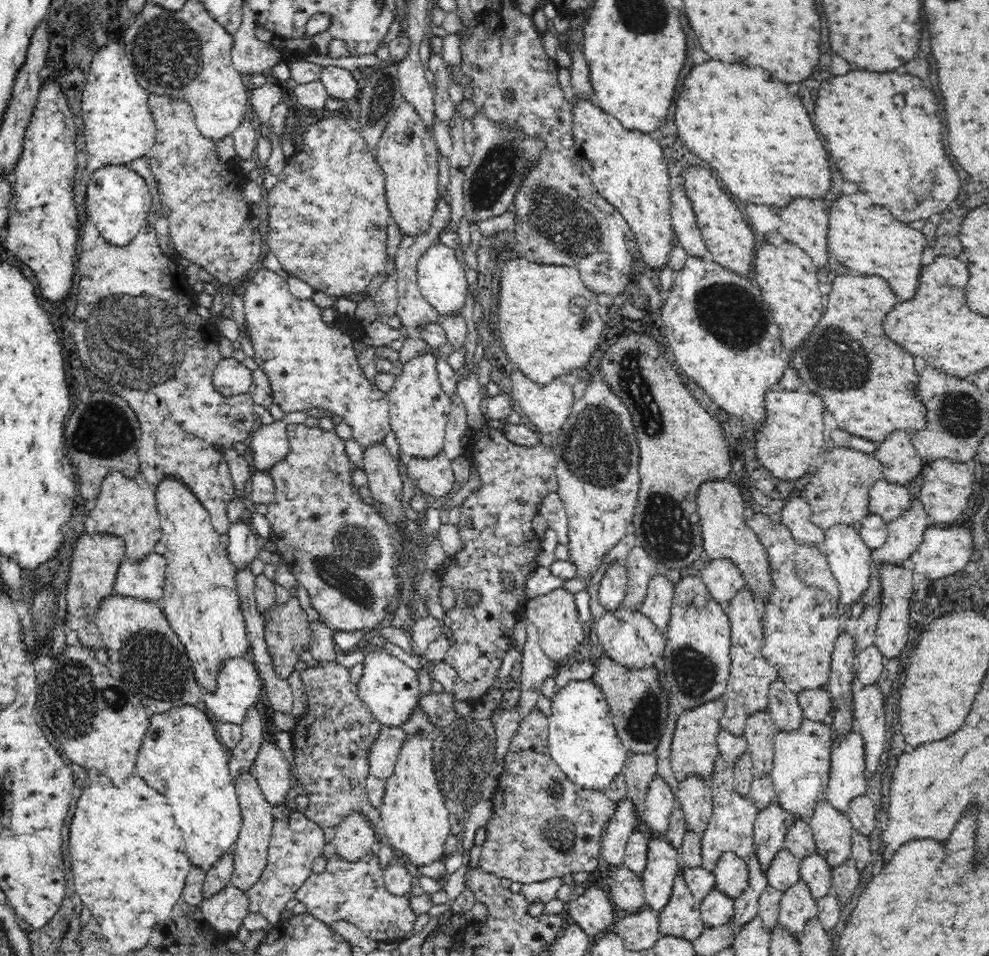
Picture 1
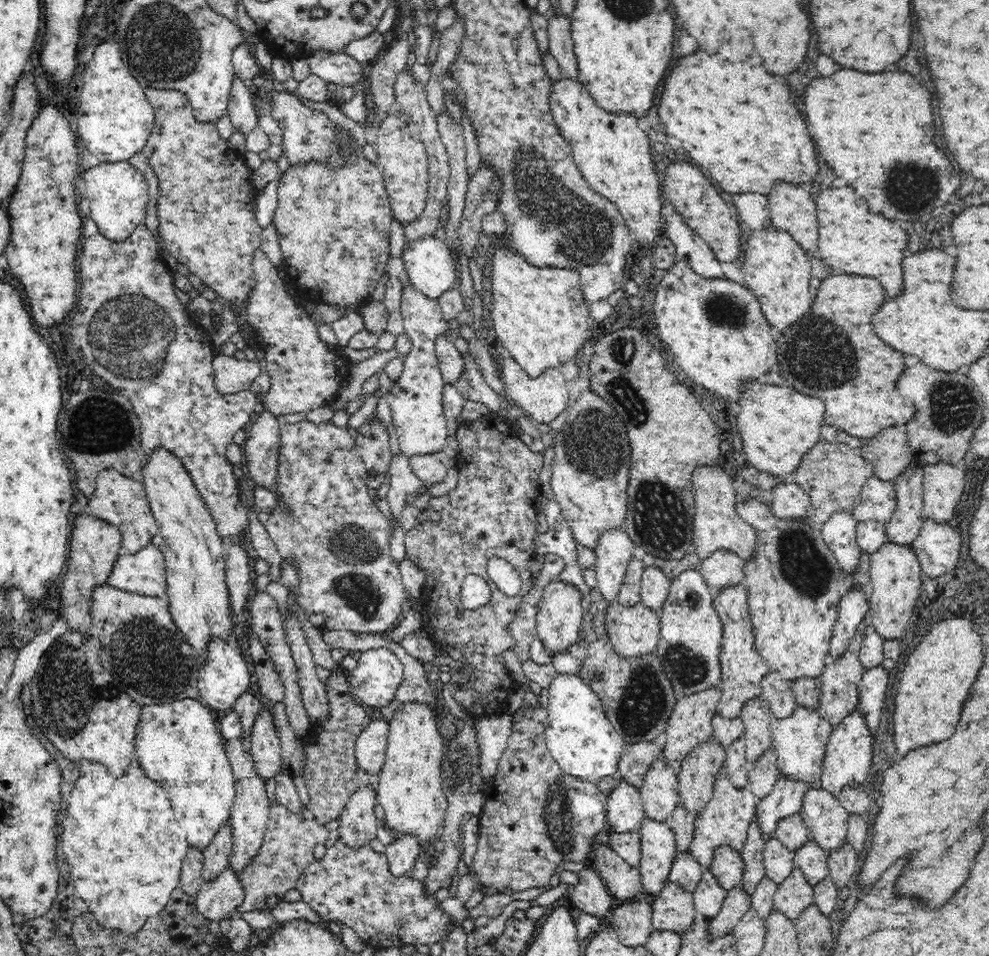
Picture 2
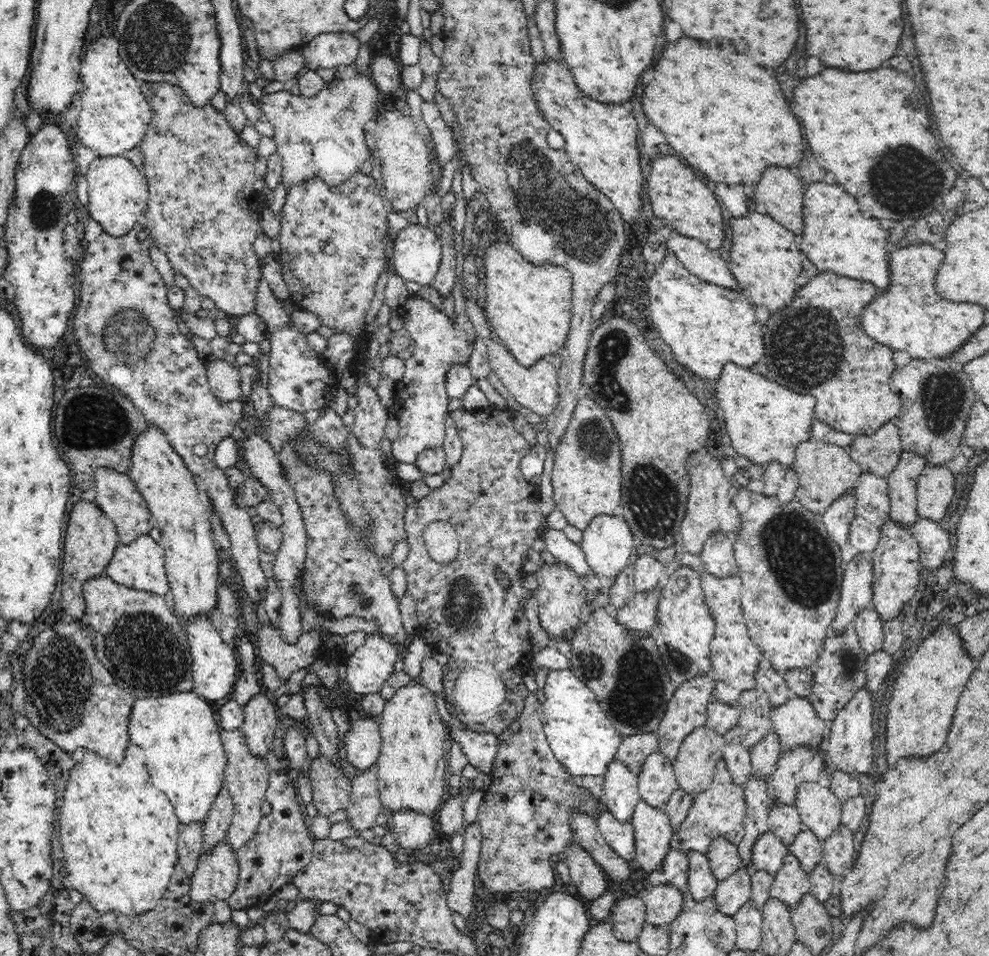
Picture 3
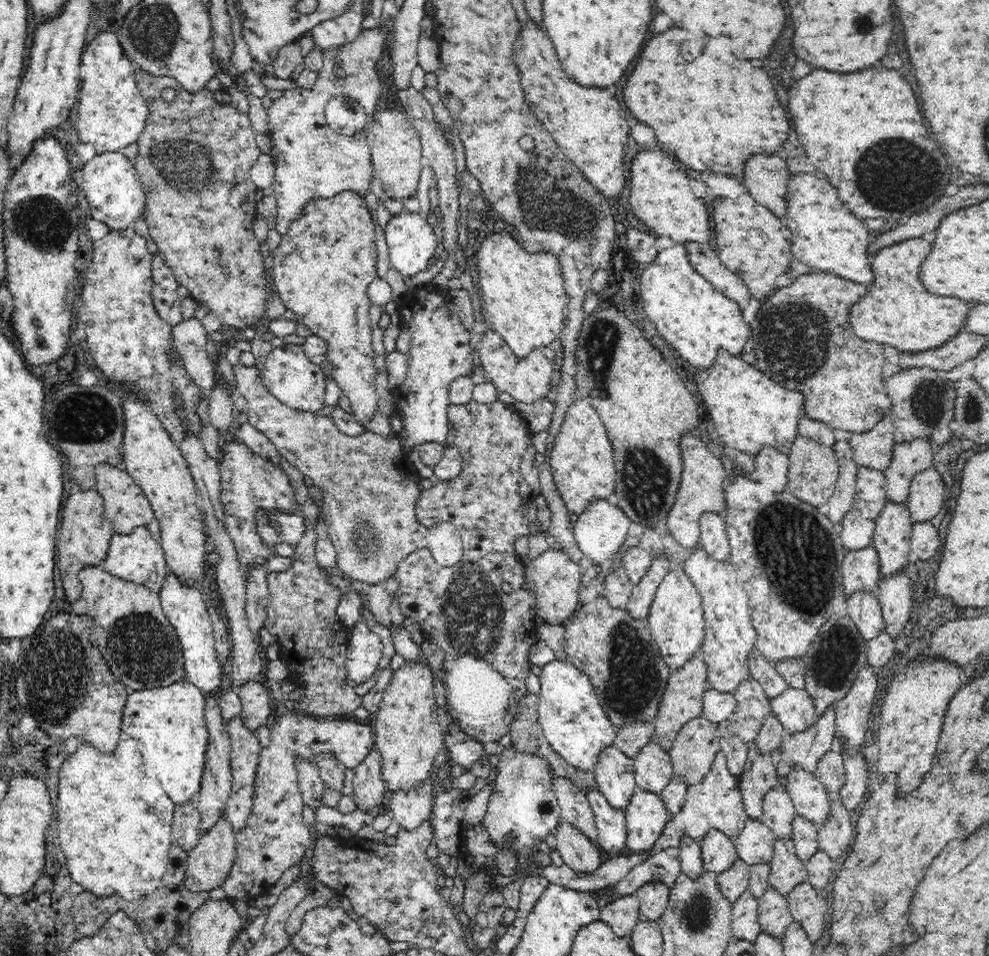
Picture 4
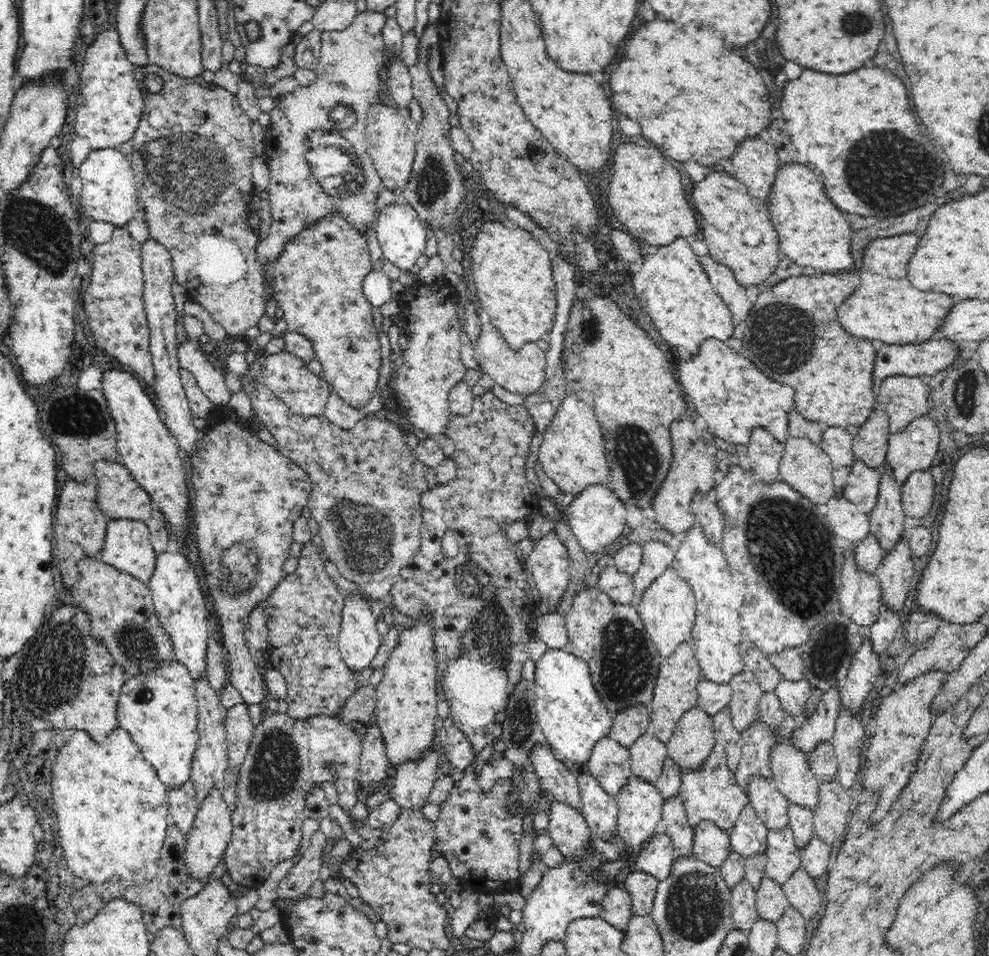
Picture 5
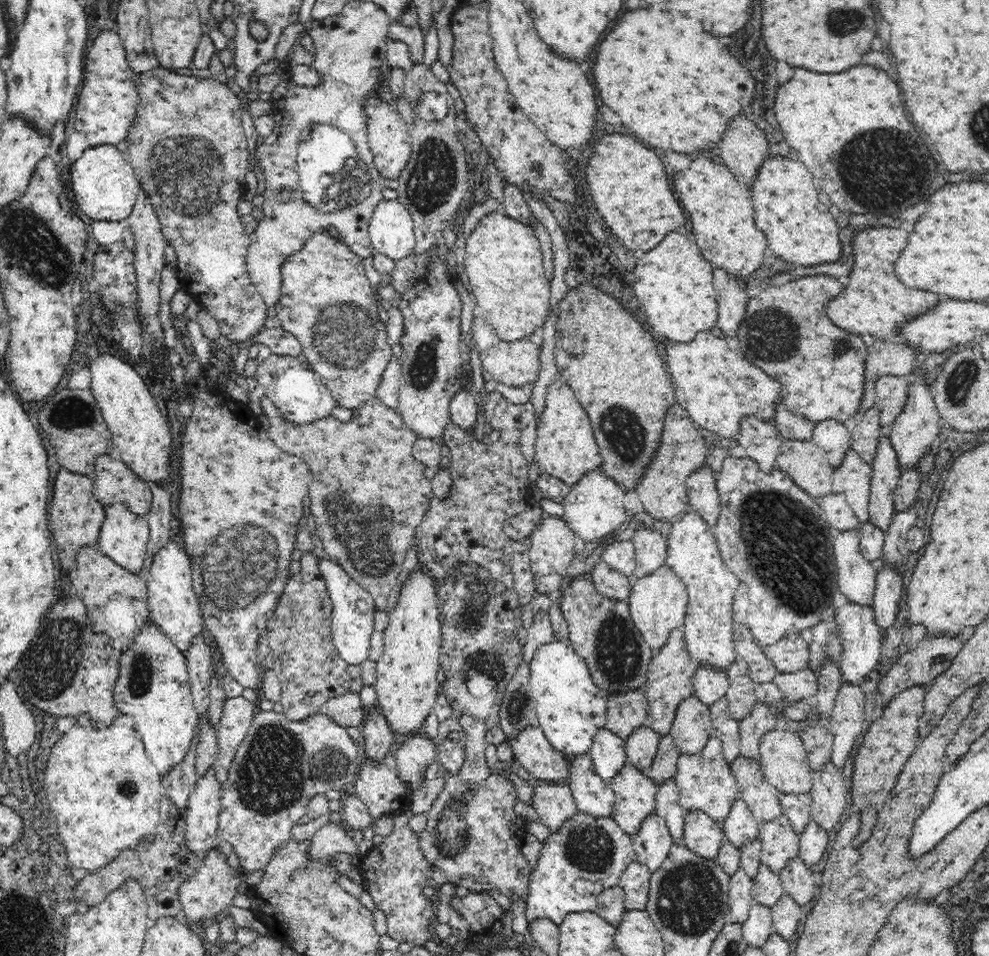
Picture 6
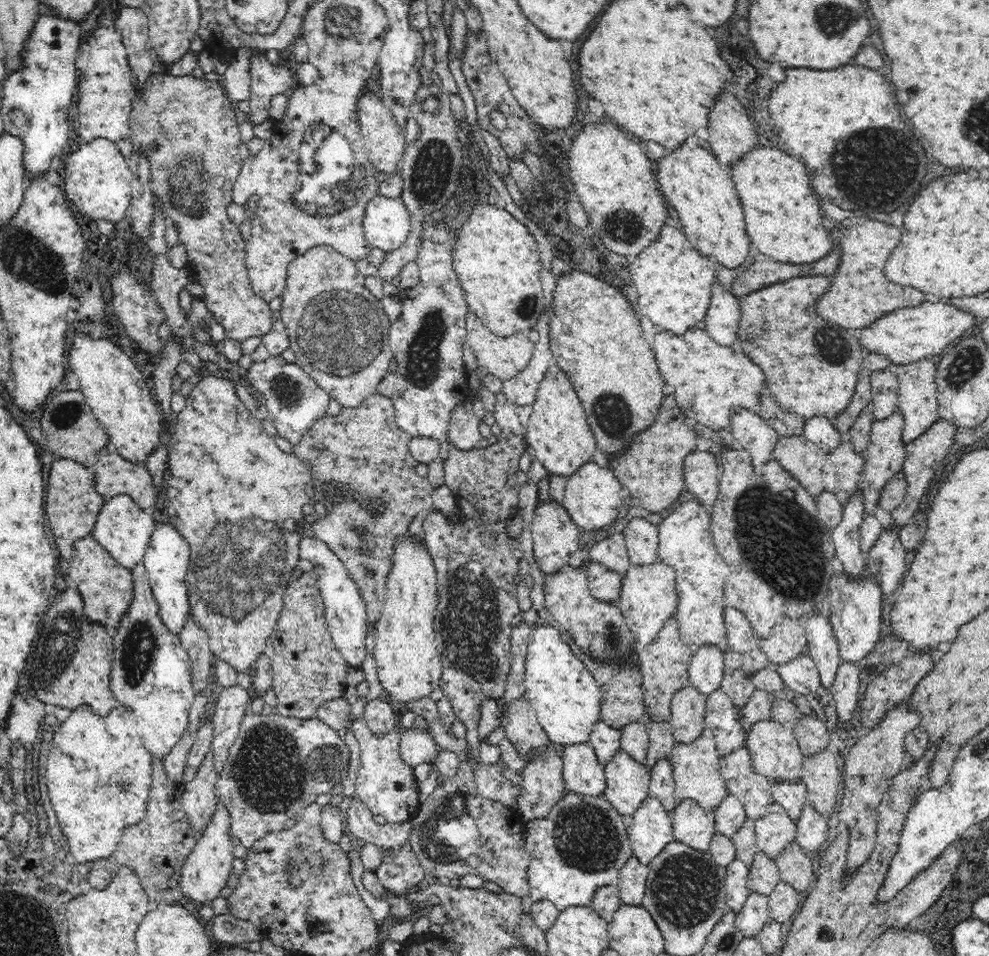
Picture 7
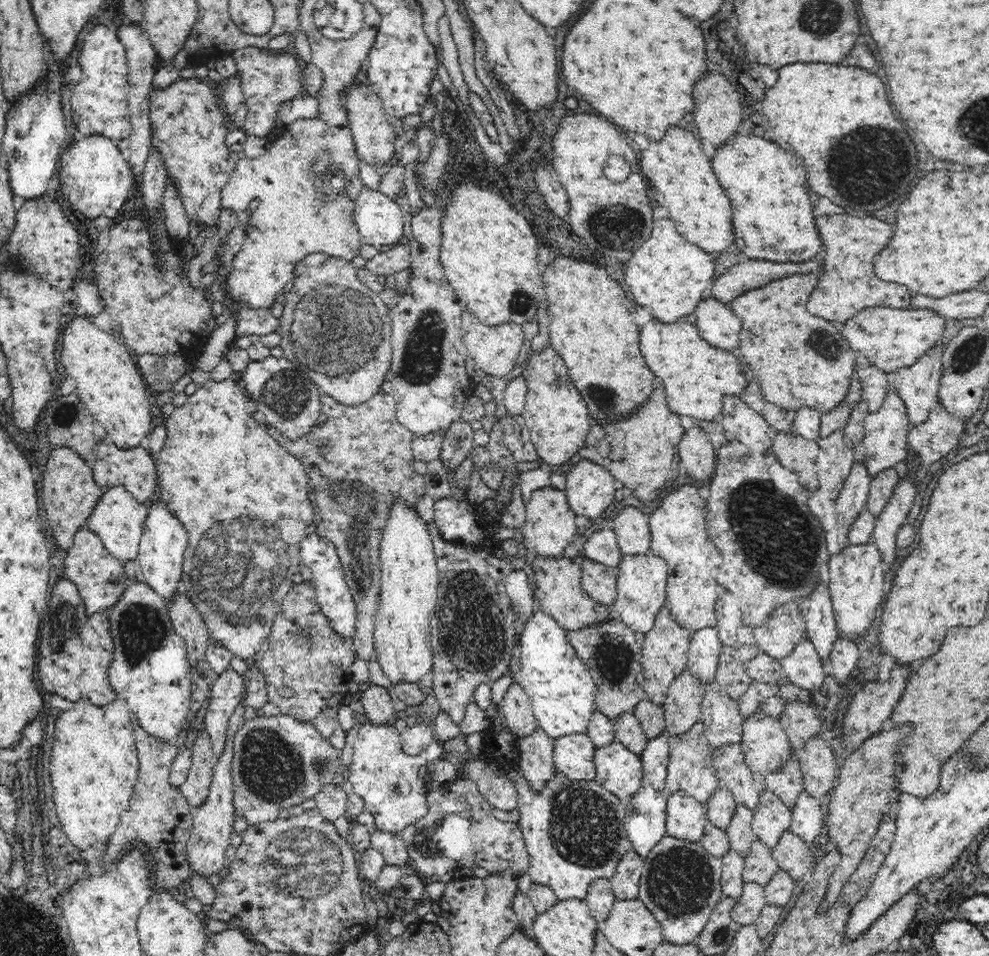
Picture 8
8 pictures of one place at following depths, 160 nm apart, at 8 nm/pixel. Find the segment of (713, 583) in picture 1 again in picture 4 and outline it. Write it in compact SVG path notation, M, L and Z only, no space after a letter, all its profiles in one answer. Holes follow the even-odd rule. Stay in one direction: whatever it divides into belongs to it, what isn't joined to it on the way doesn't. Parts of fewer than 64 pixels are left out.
M704 512L700 516L699 543L714 559L728 559L730 545L728 542L729 528L723 516L715 512Z

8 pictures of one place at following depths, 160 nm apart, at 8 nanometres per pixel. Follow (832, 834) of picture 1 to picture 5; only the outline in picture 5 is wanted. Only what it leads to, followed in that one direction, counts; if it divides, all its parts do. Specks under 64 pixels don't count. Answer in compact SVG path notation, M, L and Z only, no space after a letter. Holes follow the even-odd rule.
M791 739L781 741L770 751L771 778L790 803L813 810L818 804L820 782L811 771L807 755L798 751Z

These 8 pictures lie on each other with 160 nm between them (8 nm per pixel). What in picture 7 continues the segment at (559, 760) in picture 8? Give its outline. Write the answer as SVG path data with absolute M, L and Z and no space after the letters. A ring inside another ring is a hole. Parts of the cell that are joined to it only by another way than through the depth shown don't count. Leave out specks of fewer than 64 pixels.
M589 741L562 745L561 759L566 788L580 794L603 794L606 786L603 764Z

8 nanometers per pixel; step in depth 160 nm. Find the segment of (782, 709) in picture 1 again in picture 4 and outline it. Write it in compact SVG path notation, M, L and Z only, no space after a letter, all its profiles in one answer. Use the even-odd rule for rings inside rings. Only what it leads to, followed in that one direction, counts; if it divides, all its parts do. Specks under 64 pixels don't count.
M754 650L748 654L748 666L751 671L751 678L762 685L770 699L776 698L778 694L782 694L782 691L788 687L788 683L774 668L773 662Z

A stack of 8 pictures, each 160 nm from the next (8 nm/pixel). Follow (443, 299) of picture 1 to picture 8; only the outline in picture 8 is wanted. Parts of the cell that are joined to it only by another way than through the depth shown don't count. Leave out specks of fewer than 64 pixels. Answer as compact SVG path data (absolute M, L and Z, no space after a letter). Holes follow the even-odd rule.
M364 186L355 200L354 224L363 244L387 249L403 236L402 209L390 196Z

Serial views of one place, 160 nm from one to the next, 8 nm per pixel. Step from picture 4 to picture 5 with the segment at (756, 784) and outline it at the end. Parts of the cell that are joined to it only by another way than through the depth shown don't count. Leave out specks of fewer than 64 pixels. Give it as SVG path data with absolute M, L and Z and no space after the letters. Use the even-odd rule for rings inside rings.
M755 719L746 730L740 733L742 757L734 773L738 786L745 793L748 791L750 776L772 777L770 751L776 746L775 735L776 732L761 719Z

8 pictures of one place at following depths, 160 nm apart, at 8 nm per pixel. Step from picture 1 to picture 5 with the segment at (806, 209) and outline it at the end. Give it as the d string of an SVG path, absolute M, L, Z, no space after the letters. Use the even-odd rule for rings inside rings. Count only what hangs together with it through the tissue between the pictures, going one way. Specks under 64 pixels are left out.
M758 136L740 142L742 144L730 158L735 178L747 186L748 192L755 199L767 205L767 192L780 166L776 148Z

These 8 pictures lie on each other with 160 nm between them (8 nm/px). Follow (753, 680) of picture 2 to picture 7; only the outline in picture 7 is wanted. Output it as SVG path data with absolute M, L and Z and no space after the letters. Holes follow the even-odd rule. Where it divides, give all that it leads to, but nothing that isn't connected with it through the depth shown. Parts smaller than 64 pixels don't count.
M693 497L662 518L657 527L658 544L656 554L658 560L669 564L675 572L675 593L677 606L676 617L681 639L685 644L717 644L722 649L726 646L726 631L722 622L724 594L722 594L722 578L726 578L726 562L714 546L710 533L711 509L706 508L700 499Z

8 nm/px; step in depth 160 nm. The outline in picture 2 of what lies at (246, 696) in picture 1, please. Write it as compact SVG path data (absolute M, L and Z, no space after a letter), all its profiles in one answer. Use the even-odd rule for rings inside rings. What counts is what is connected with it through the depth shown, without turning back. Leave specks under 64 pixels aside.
M217 635L207 640L205 657L198 670L199 700L209 706L217 715L223 711L232 711L235 700L250 688L250 670L235 643L222 641Z

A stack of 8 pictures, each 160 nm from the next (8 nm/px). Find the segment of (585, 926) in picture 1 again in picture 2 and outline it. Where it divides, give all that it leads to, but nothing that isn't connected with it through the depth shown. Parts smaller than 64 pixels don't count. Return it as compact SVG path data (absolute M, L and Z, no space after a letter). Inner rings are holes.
M586 863L578 876L579 881L570 894L571 904L575 906L577 913L585 912L601 920L609 918L611 909L614 908L612 894L594 866Z

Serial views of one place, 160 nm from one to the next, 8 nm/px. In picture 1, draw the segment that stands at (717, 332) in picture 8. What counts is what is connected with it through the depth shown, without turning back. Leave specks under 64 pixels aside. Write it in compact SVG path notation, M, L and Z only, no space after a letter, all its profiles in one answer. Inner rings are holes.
M682 185L671 192L670 218L676 238L676 246L680 246L688 256L711 259L702 231L696 224L694 209L687 200Z

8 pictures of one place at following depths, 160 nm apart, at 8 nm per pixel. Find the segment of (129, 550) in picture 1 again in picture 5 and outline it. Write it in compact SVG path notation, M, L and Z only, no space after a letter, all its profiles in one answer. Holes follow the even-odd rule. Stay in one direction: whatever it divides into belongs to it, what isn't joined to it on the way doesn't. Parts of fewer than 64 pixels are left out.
M96 461L95 477L97 486L97 501L106 518L128 518L138 521L148 521L154 509L153 499L142 489L132 474L117 461Z

